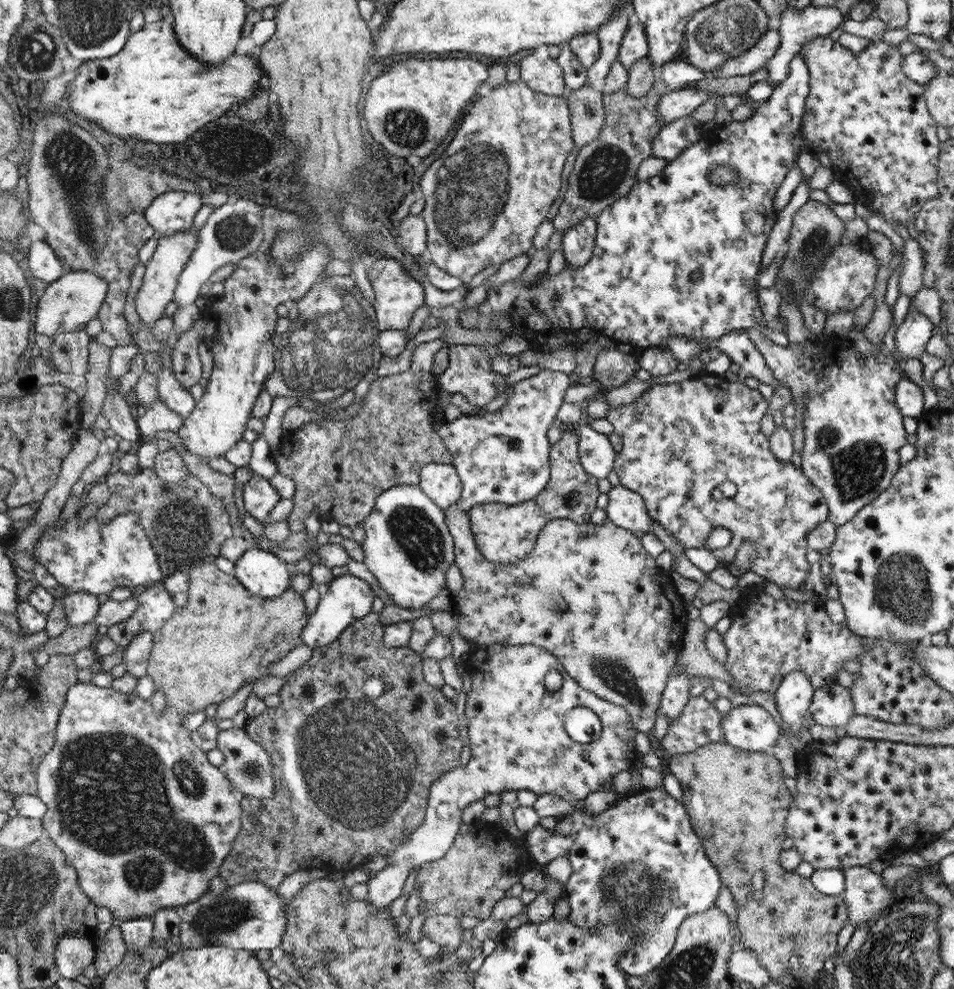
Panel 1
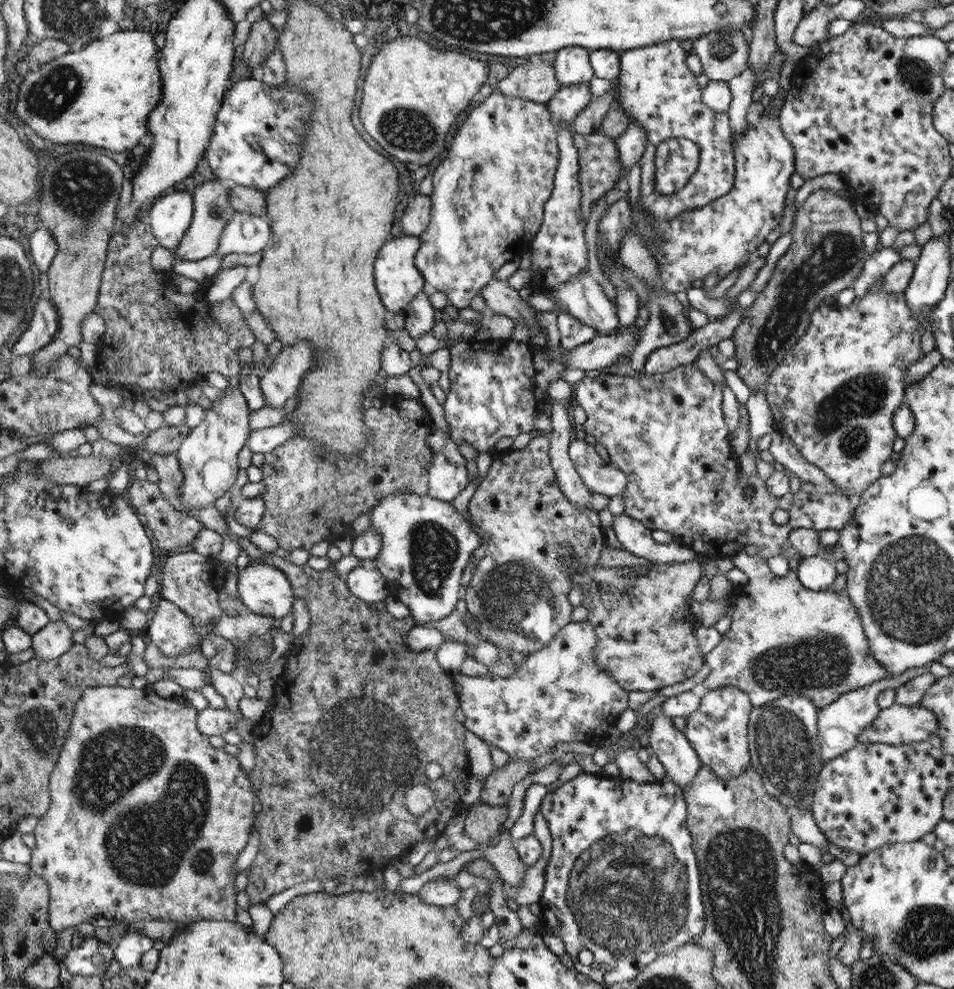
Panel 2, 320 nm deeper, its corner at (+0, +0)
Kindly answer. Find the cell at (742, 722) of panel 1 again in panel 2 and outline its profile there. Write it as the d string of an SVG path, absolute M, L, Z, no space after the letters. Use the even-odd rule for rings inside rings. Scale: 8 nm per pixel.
M721 686L702 696L700 706L688 716L684 736L698 753L703 766L710 766L720 778L736 778L750 768L750 734L748 724L754 708L750 696L737 686Z

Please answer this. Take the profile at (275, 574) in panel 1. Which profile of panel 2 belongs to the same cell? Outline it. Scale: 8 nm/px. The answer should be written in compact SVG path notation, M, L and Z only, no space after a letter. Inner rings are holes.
M270 564L247 565L238 572L238 596L254 614L272 616L280 622L292 612L291 580L279 567Z

